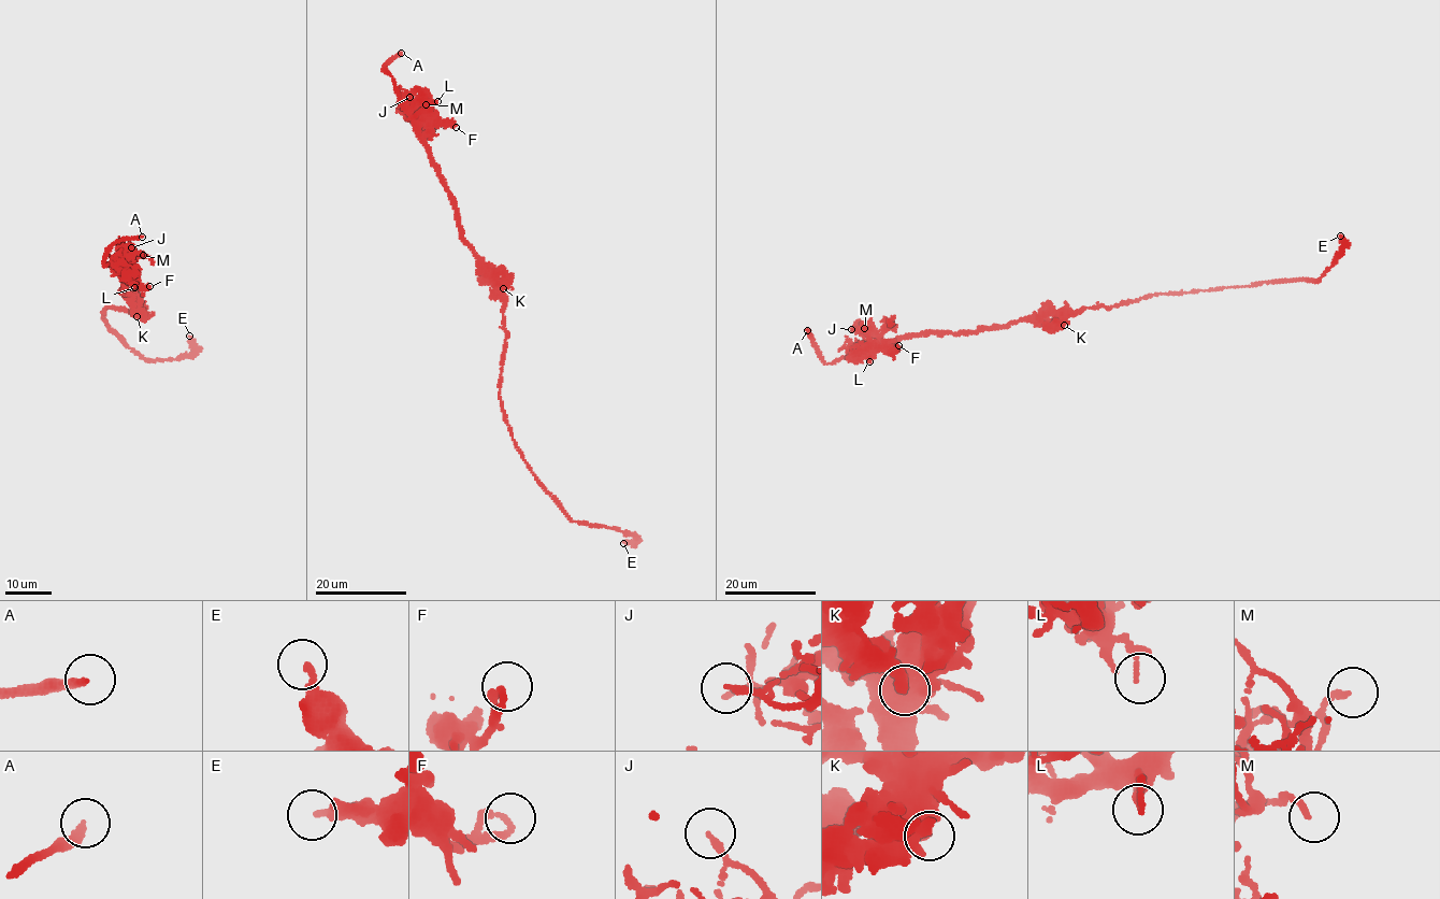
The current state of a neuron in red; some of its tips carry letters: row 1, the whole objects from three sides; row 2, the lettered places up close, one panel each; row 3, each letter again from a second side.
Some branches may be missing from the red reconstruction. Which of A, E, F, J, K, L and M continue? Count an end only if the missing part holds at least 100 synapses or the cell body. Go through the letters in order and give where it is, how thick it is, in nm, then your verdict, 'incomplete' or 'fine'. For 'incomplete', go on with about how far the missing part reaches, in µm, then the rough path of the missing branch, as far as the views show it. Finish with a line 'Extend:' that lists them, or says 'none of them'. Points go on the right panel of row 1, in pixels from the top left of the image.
A: at (807, 330); 240 nm thick; incomplete; about 60 µm are missing
E: at (1340, 236); 200 nm thick; fine
F: at (898, 345); 280 nm thick; fine
J: at (851, 329); 180 nm thick; fine
K: at (1064, 325); 420 nm thick; fine
L: at (869, 361); 80 nm thick; fine
M: at (864, 328); 170 nm thick; fine
Extend: A

